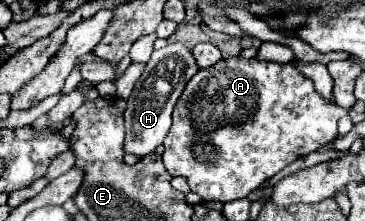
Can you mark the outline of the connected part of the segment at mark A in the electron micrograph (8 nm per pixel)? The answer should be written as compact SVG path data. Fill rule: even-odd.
M241 56L235 58L225 58L221 62L217 62L215 66L209 66L207 70L201 68L191 82L187 82L181 98L177 100L175 112L173 112L173 126L167 134L167 142L169 142L169 164L165 164L167 172L171 176L185 176L189 182L191 192L199 194L203 198L203 202L231 202L237 198L247 198L249 192L253 192L255 188L259 188L259 184L263 184L265 180L273 178L277 172L281 172L285 166L289 166L291 162L295 162L301 156L307 156L311 152L315 152L319 146L331 142L337 138L337 120L347 114L345 108L339 108L333 102L327 102L313 86L313 82L309 78L305 78L293 64L277 64L277 62L261 62L261 60L247 60Z

